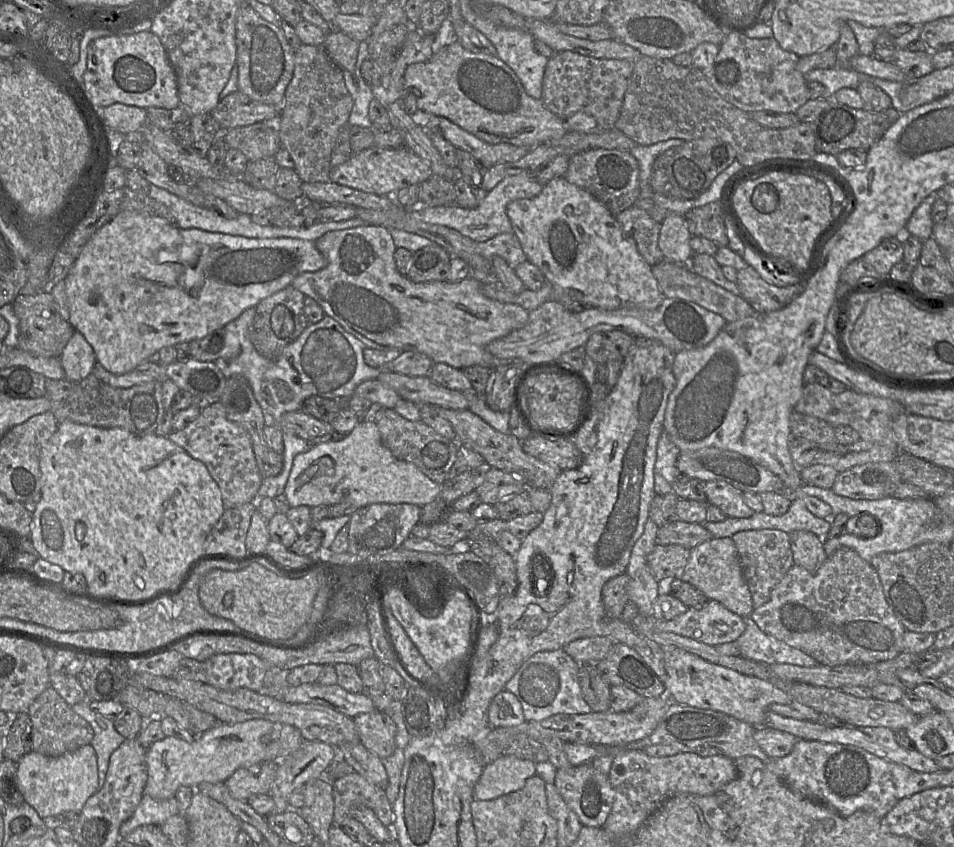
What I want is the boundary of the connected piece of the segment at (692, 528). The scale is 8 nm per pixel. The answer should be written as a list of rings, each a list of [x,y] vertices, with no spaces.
[[[678,520],[658,529],[656,544],[675,544],[693,549],[712,538],[711,533],[704,527],[704,524],[688,523]]]

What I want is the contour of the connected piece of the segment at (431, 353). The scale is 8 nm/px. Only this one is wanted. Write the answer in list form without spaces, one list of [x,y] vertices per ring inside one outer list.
[[[366,225],[330,231],[314,243],[324,256],[326,266],[316,272],[299,274],[291,285],[315,300],[327,316],[336,320],[367,348],[380,351],[416,351],[428,356],[434,364],[444,363],[457,369],[473,365],[495,369],[503,361],[489,353],[487,345],[524,327],[528,322],[529,311],[523,307],[486,297],[481,291],[484,280],[476,276],[470,275],[455,283],[449,281],[416,283],[400,274],[394,259],[397,248],[389,230],[385,227]]]

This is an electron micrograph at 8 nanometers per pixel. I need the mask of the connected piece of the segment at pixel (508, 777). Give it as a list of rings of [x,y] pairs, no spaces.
[[[502,755],[484,765],[474,787],[474,800],[494,800],[522,789],[526,780],[536,774],[535,763],[514,755]]]

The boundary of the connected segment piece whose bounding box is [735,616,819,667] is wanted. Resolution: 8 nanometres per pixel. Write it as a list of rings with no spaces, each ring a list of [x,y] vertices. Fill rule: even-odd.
[[[750,616],[743,617],[746,629],[735,641],[740,656],[765,664],[792,664],[802,667],[819,665],[803,651],[763,632]]]

